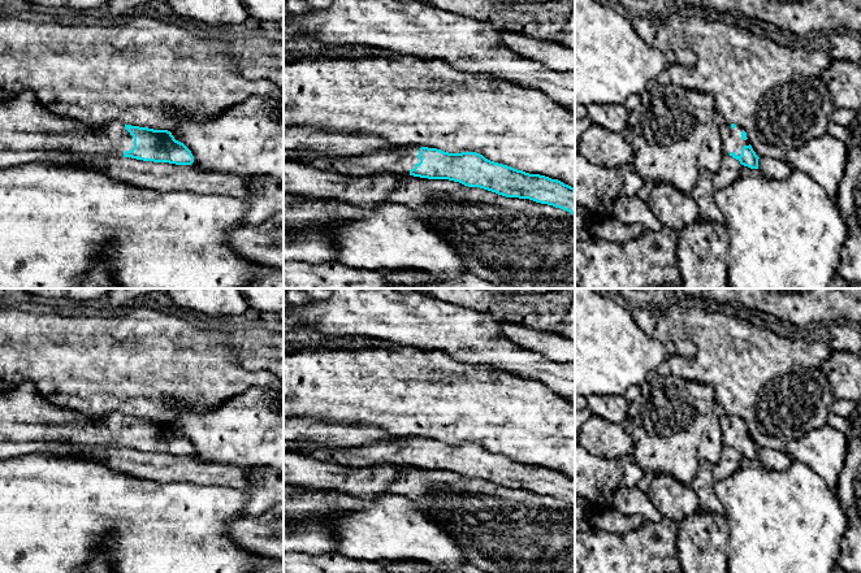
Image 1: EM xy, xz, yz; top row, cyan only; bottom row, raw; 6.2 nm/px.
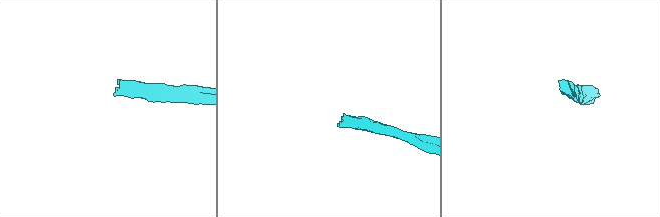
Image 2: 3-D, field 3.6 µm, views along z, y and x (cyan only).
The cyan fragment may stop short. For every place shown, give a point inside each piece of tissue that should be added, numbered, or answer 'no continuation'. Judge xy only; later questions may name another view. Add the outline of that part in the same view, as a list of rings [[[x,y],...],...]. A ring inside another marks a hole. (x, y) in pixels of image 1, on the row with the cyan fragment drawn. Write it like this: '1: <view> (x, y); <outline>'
1: xy (25, 125); [[[30,90],[0,99],[0,151],[69,151],[85,156],[124,156],[133,147],[134,138],[122,122],[114,121],[100,129],[88,127],[53,114]]]

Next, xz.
1: xz (399, 163); [[[402,147],[398,151],[378,151],[360,156],[311,156],[310,165],[328,172],[339,172],[354,177],[362,175],[410,175],[410,170],[420,162],[421,147]]]

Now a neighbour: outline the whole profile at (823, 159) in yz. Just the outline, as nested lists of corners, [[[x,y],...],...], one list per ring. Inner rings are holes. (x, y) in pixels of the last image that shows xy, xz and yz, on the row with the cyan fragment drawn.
[[[826,133],[791,149],[784,160],[792,169],[810,175],[828,196],[838,197],[847,157],[848,147]]]

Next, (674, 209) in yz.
[[[667,182],[650,185],[646,205],[665,227],[675,231],[700,220],[698,207],[691,194],[682,192]]]

